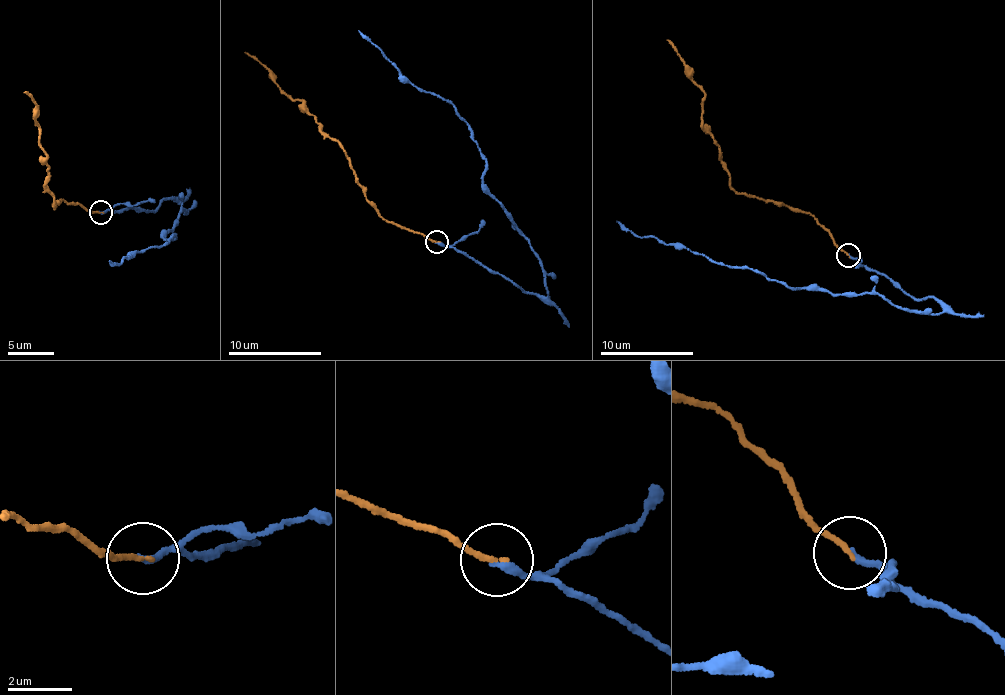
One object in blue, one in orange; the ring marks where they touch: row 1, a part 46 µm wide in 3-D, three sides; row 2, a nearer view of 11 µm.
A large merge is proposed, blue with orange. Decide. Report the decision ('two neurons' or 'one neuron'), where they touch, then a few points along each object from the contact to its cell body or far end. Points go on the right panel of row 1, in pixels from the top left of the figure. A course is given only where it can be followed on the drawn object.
one neuron | (848, 255) | blue via (850, 255), (914, 298), (935, 299), (941, 313), (910, 313), (874, 294), (785, 287), (634, 235), (616, 221) | orange via (848, 255), (806, 212), (737, 192), (730, 185), (720, 146), (702, 124), (704, 91), (667, 40)

